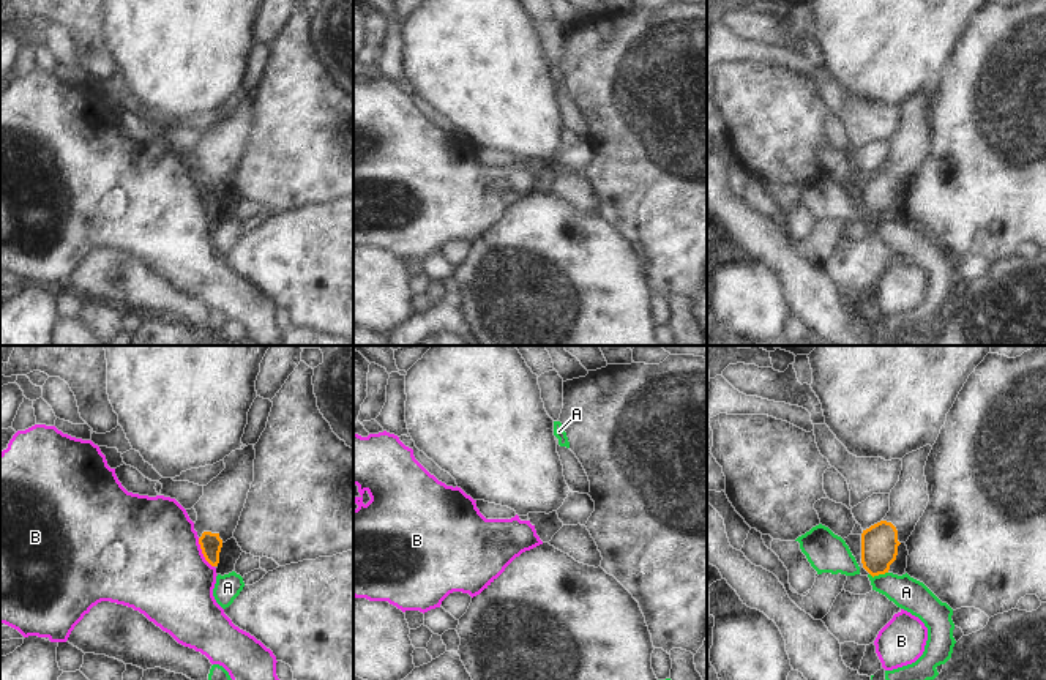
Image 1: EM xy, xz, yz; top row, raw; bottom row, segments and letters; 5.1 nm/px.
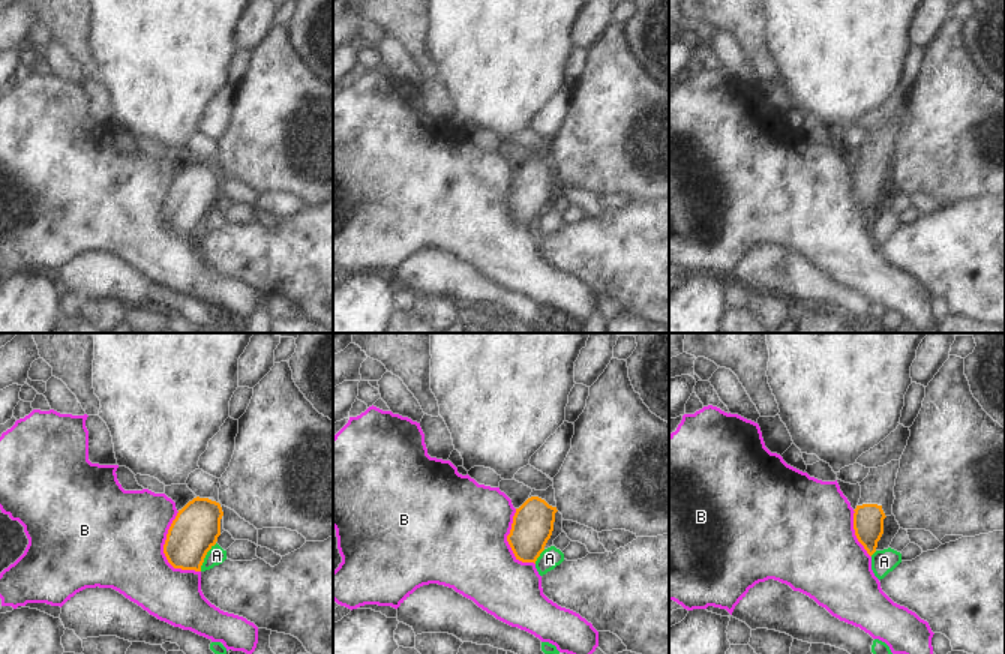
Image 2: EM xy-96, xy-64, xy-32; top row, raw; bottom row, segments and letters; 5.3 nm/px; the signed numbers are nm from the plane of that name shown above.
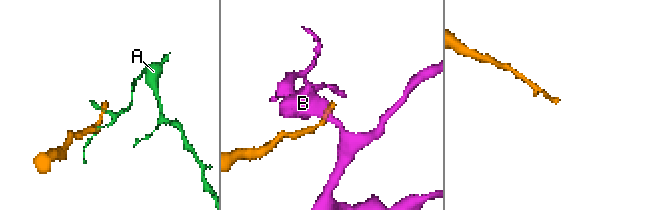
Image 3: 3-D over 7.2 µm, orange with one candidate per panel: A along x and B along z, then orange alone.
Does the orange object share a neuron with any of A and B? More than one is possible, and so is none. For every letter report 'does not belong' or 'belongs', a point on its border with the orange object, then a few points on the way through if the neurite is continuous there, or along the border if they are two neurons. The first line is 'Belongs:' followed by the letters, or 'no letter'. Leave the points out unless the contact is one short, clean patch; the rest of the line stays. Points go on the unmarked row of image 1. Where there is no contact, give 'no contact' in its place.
Belongs: no letter
A: does not belong; contact yz (877, 221); border yz (887, 218), (877, 223), (870, 221)
B: does not belong; contact xy (202, 199)

